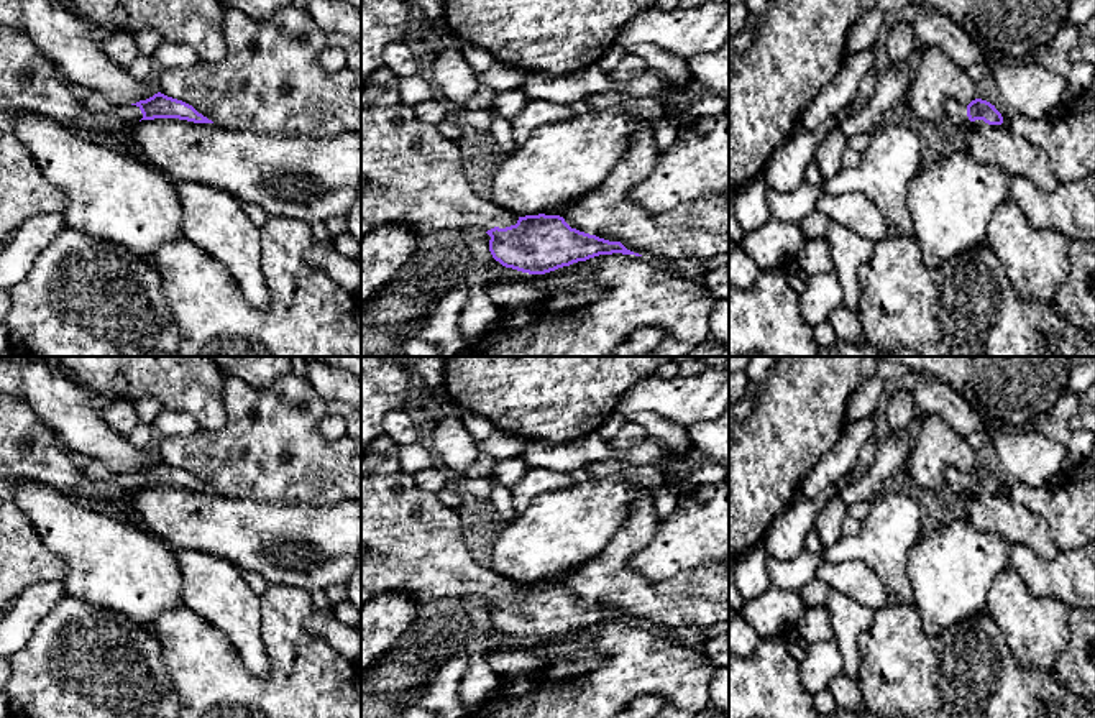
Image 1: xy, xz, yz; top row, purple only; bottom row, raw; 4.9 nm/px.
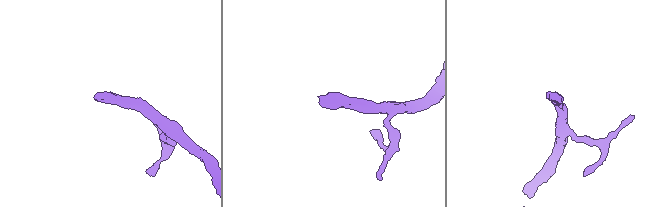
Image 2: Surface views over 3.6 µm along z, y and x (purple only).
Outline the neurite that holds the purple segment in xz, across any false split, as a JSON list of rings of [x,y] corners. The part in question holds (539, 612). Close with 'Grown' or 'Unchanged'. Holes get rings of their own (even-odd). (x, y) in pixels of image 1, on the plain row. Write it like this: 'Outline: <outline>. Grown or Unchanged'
Outline: [[[399,445],[386,455],[361,453],[361,608],[374,596],[386,593],[404,593],[419,606],[442,598],[456,601],[466,595],[481,596],[491,605],[489,619],[496,629],[529,642],[545,642],[599,623],[642,624],[627,618],[621,610],[609,610],[571,596],[560,583],[519,585],[494,570],[481,567],[468,552],[458,511],[443,506],[435,493],[419,488],[414,476],[401,470]]]. Grown

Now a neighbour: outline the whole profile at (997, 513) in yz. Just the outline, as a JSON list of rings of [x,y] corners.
[[[972,490],[967,496],[967,519],[977,529],[998,534],[1011,544],[1028,545],[1044,559],[1054,559],[1059,554],[1047,521],[1003,491]]]

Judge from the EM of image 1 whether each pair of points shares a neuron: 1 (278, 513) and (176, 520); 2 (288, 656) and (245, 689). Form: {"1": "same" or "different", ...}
{"1": "same", "2": "same"}

